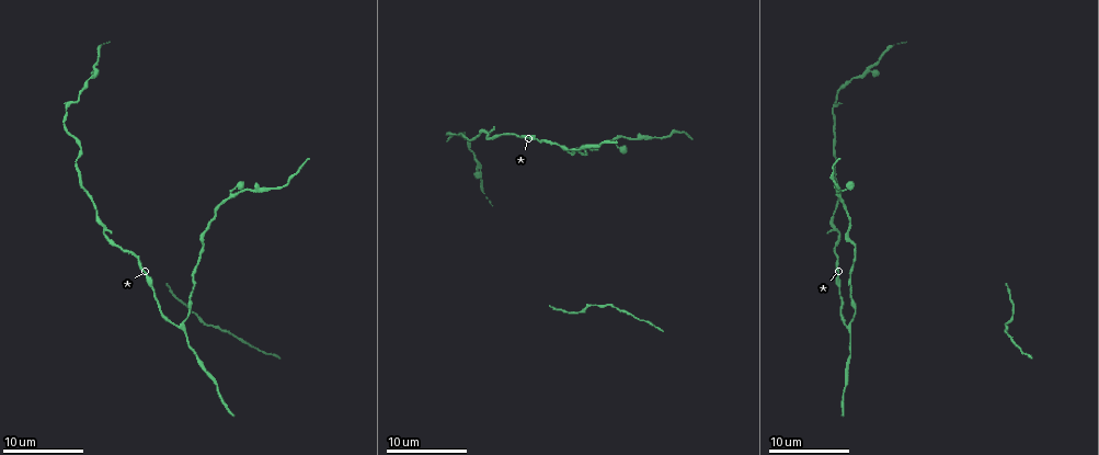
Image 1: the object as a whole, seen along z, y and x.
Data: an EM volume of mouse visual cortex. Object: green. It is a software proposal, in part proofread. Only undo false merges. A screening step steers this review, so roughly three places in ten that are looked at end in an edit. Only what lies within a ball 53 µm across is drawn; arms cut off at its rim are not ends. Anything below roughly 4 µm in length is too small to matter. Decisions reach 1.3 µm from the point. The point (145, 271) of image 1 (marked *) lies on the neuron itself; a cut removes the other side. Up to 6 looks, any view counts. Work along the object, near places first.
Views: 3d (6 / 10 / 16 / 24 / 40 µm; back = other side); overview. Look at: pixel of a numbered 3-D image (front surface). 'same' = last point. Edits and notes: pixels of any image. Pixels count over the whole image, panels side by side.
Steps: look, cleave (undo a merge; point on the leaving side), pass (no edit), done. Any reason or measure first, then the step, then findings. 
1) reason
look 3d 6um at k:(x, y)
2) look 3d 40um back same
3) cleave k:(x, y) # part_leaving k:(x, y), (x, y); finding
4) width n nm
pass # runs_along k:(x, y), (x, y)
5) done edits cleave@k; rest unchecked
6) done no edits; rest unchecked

three arms meet
look 3d 6um at 1:(184, 324)

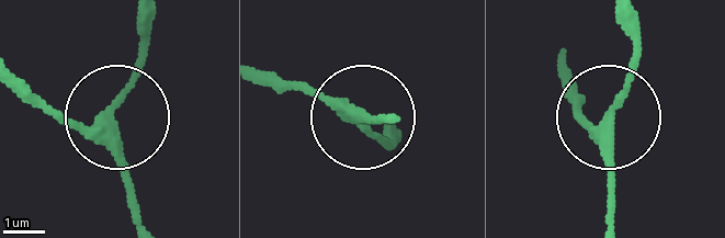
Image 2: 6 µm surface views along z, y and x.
side_arm 14 um; arms 3
pass # all the same neuron

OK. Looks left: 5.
thin neck
look 3d 6um at 1:(199, 262)

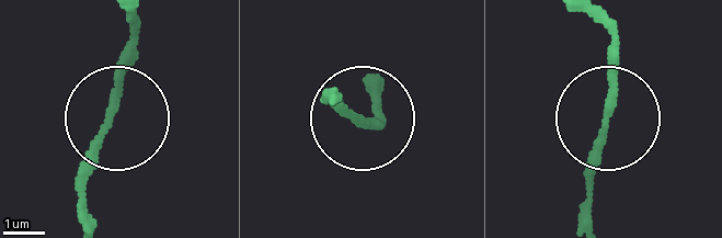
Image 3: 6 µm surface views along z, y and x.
pass # runs_along 3:(88, 217), (88, 155), (116, 113), (119, 60), (137, 22); one neuron here

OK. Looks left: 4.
three arms meet
look 3d 10um at 1:(840, 233)

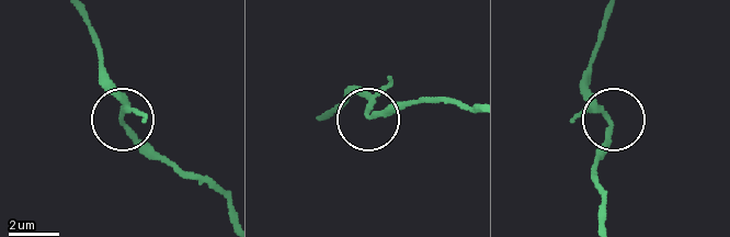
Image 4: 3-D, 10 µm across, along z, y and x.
arms 3
pass # one neuron here

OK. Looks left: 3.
done no edits; rest unchecked

